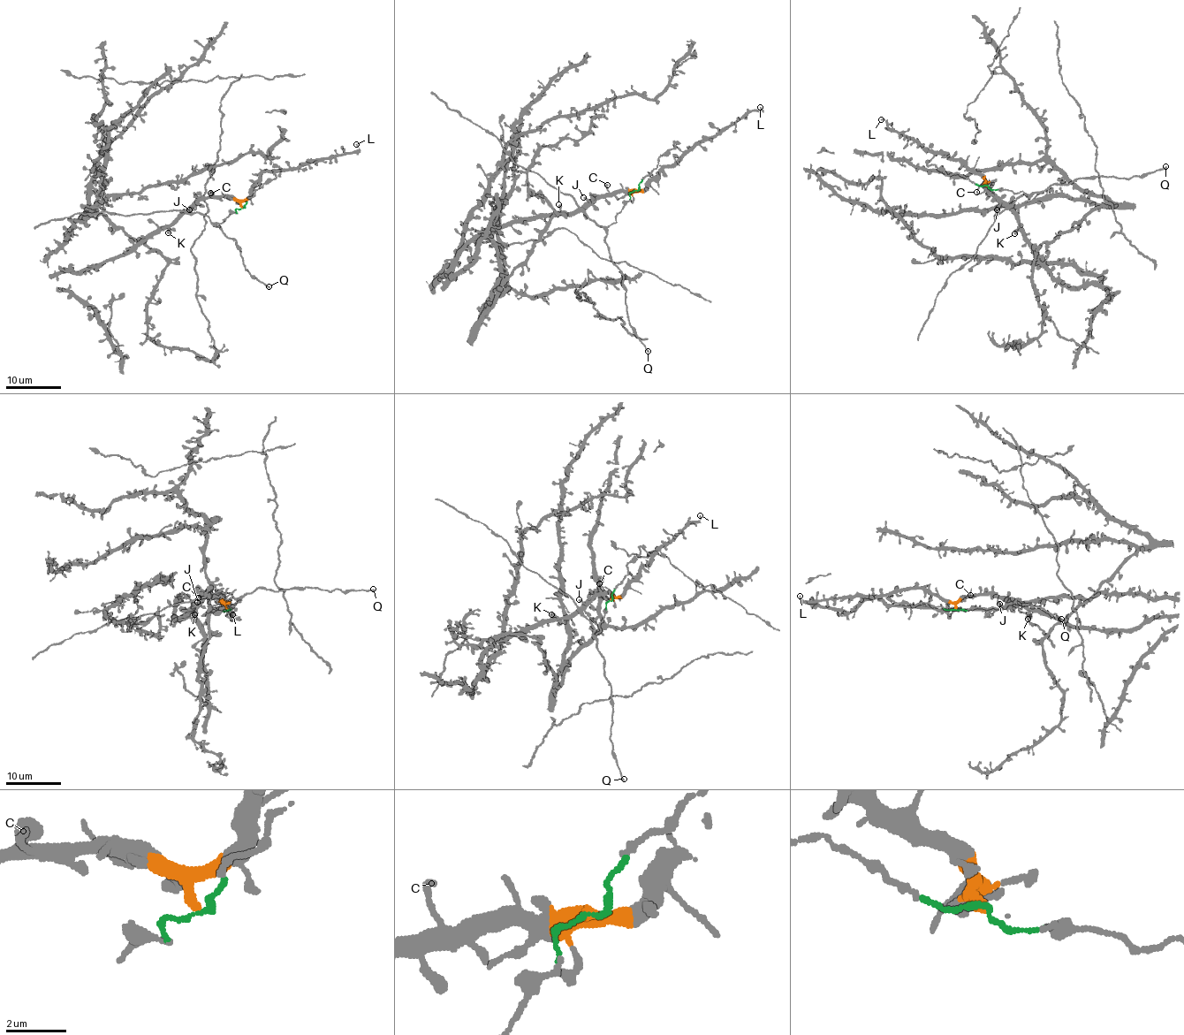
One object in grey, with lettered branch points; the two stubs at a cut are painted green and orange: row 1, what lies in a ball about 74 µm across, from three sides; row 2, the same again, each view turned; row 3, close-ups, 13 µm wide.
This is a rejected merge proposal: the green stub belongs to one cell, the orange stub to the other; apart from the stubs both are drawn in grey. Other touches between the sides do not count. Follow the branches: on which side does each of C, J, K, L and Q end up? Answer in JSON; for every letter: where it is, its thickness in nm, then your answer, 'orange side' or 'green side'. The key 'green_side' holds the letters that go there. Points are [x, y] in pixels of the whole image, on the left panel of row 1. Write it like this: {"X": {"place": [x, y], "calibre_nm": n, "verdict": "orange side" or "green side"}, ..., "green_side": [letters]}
{"C": {"place": [210, 193], "calibre_nm": 200, "verdict": "orange side"}, "J": {"place": [189, 209], "calibre_nm": 300, "verdict": "orange side"}, "K": {"place": [168, 232], "calibre_nm": 420, "verdict": "orange side"}, "L": {"place": [356, 144], "calibre_nm": 120, "verdict": "orange side"}, "Q": {"place": [269, 286], "calibre_nm": 220, "verdict": "green side"}, "green_side": ["Q"]}

